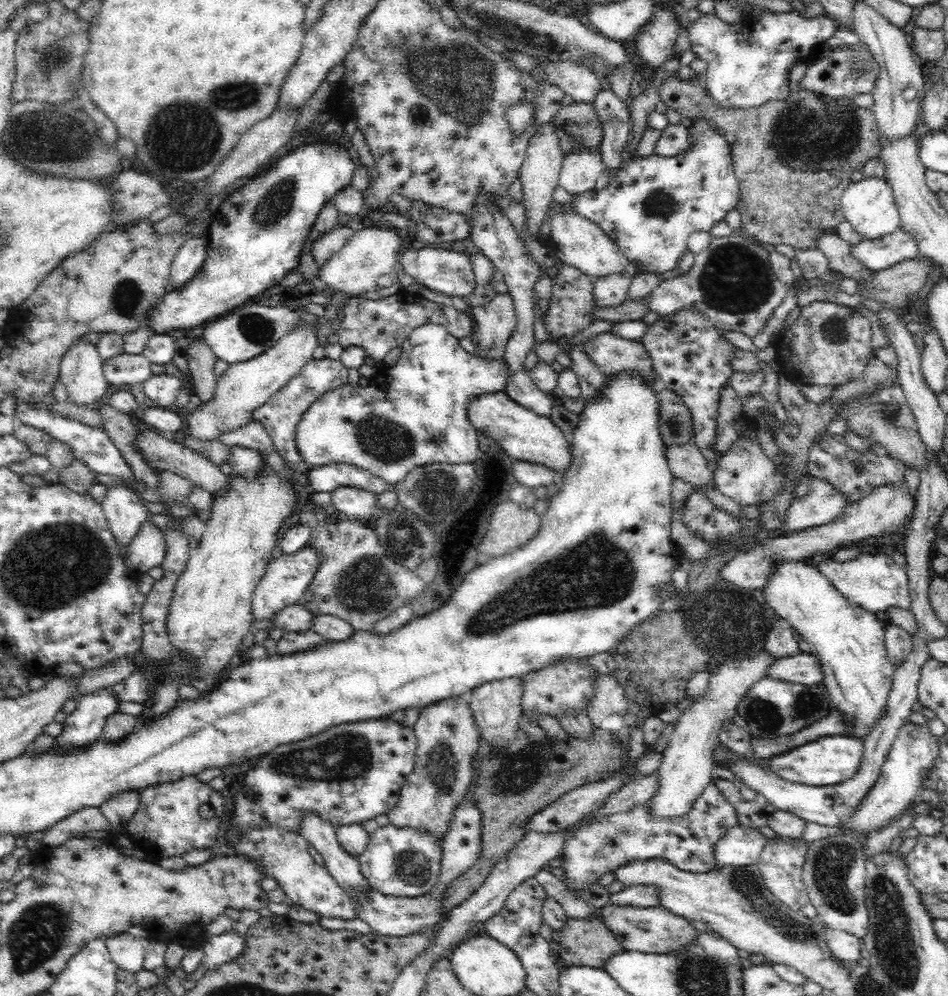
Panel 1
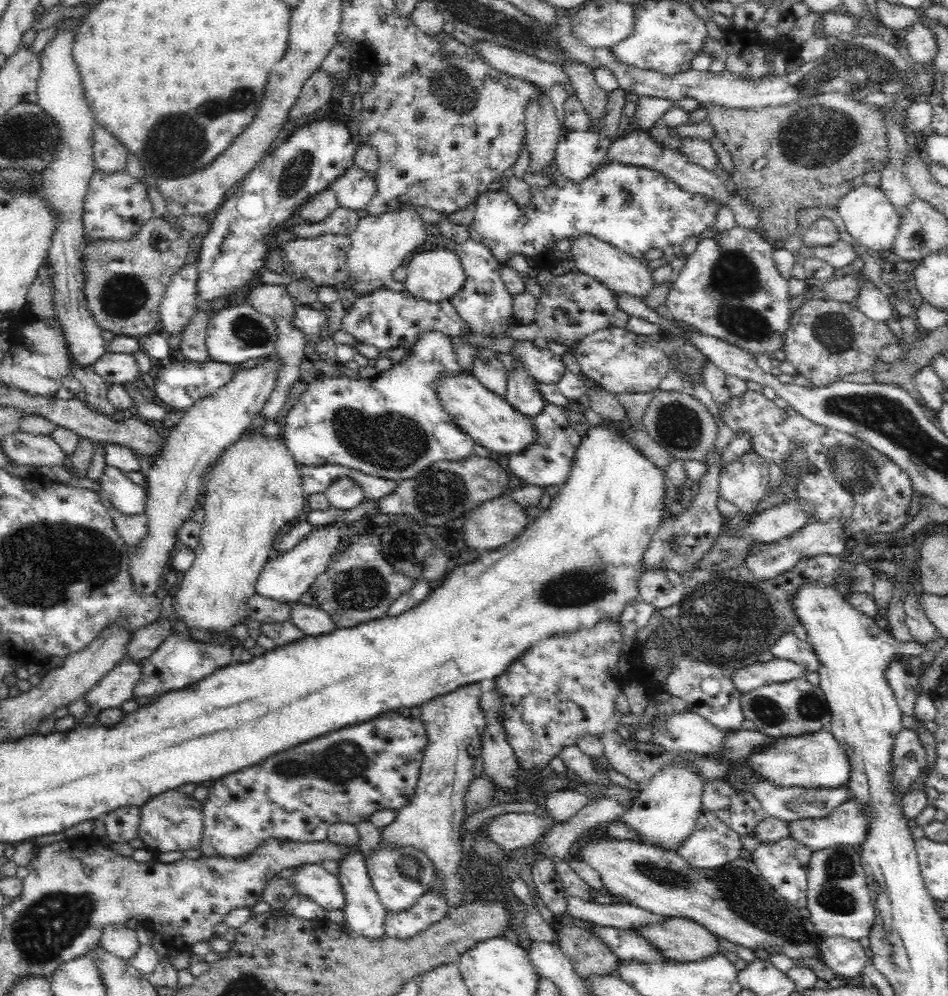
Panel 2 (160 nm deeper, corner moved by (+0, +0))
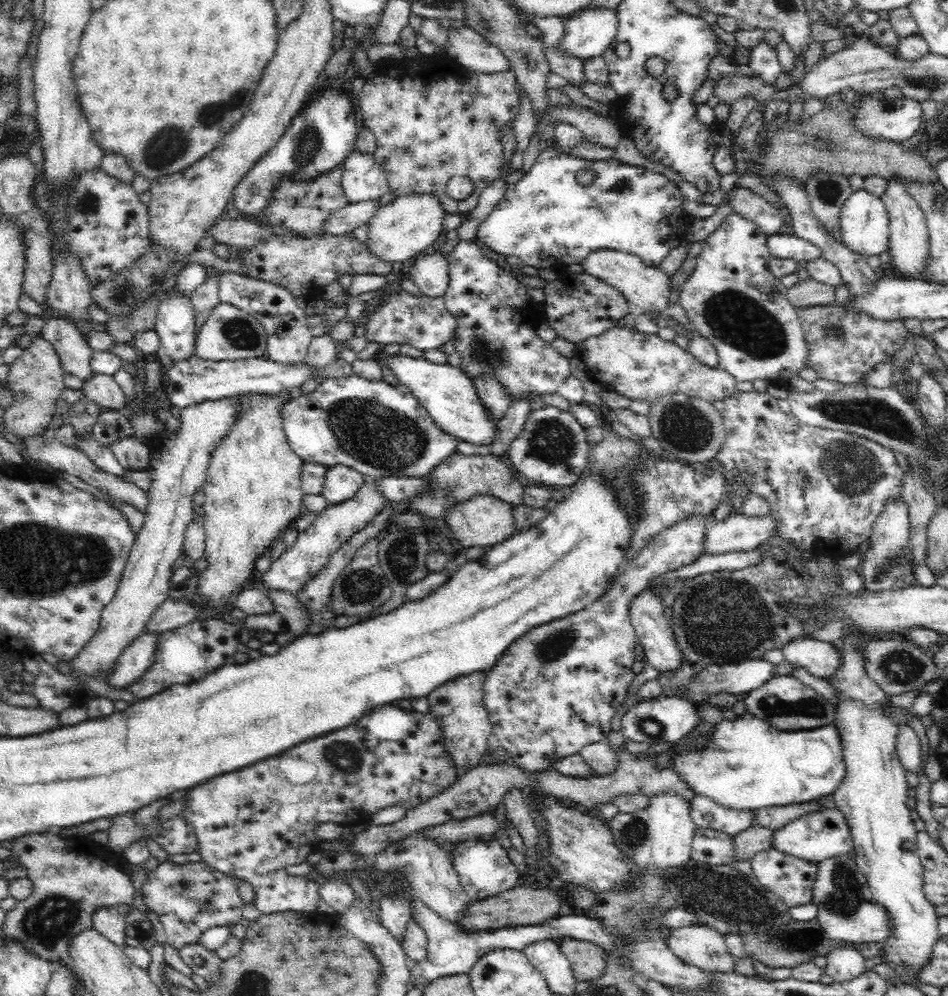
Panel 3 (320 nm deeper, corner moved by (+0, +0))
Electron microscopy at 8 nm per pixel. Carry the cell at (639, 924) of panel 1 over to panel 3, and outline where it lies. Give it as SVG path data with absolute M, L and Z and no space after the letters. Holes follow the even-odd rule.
M699 923L669 929L665 936L669 950L685 964L706 972L730 972L735 958L728 952L724 935Z

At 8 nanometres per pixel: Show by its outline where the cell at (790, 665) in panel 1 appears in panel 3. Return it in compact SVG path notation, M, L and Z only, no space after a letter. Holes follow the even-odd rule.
M764 658L724 666L712 664L692 678L686 699L699 705L710 693L748 694L774 677L774 664Z

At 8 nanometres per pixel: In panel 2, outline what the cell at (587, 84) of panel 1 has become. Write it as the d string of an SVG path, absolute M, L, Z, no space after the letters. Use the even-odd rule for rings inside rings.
M479 41L472 47L480 51L496 69L535 84L540 89L550 90L554 84L560 84L569 96L574 95L574 85L570 83L570 75L562 69L560 63L549 63L526 53L496 46L491 42Z

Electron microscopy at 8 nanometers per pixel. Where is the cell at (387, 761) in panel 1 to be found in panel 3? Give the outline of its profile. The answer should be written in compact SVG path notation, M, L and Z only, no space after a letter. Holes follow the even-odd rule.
M394 704L376 707L358 724L301 744L296 750L292 748L236 772L215 776L188 790L183 799L186 807L182 814L195 827L197 852L202 861L229 876L248 881L256 894L253 904L262 915L288 911L317 913L320 896L316 885L286 873L288 864L304 862L301 845L313 848L319 845L320 841L314 838L316 826L333 823L350 828L365 824L372 814L394 805L403 806L408 812L458 779L451 760L441 748L437 721L428 714L414 709L406 711Z

